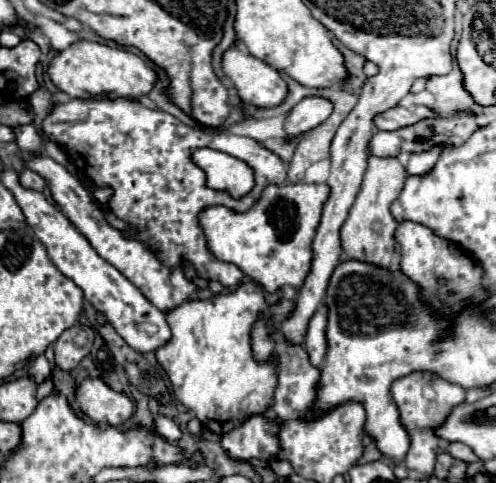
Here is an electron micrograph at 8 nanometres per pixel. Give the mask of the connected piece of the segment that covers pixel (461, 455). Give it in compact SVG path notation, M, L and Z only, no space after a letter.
M441 441L437 450L437 454L442 452L449 453L455 460L464 461L467 464L479 462L478 457L474 452L466 445L460 442L449 443Z

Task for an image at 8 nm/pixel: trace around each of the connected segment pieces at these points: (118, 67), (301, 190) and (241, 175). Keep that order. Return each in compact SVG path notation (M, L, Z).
M78 40L66 50L56 52L50 60L48 76L58 90L66 92L72 98L94 98L100 94L136 98L148 94L156 82L156 72L146 66L144 60L136 54L88 40Z
M268 184L250 210L236 212L226 206L208 206L200 210L198 224L214 258L236 264L266 292L274 294L284 286L300 288L304 284L312 258L312 238L328 194L326 184Z
M200 148L192 154L192 160L196 160L196 164L206 172L210 188L226 190L232 196L240 198L250 192L254 184L252 168L230 154L212 148Z

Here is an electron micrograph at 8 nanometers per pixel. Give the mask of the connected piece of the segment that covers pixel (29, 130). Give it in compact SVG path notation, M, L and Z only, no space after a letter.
M24 124L24 126L14 126L12 128L16 136L16 144L24 154L38 154L42 152L42 140L34 124Z

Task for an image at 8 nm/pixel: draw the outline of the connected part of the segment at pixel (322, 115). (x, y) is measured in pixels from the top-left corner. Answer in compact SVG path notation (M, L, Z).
M310 96L300 100L290 116L284 120L284 128L290 136L300 136L302 132L312 130L314 126L322 124L334 110L334 104L328 98L320 98L320 96Z

